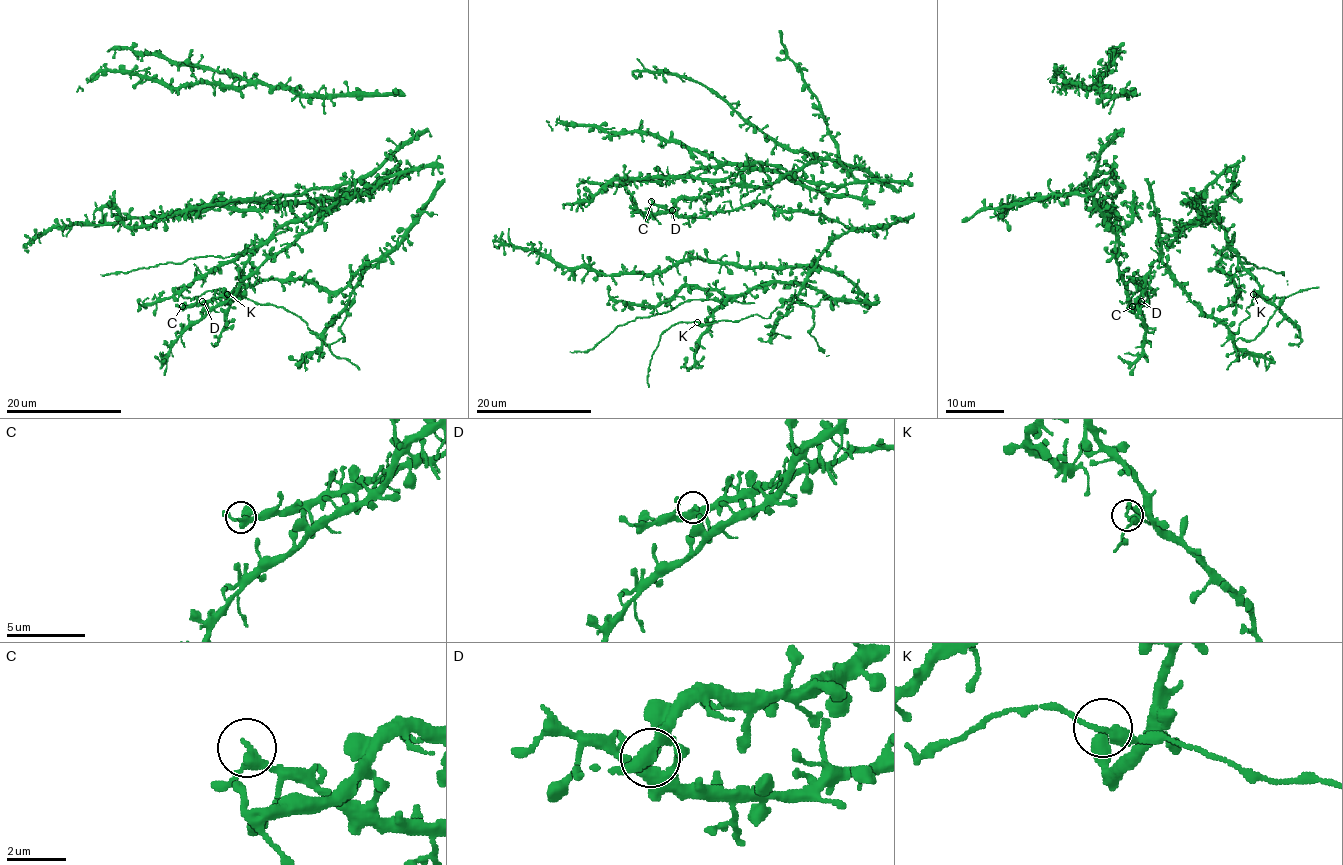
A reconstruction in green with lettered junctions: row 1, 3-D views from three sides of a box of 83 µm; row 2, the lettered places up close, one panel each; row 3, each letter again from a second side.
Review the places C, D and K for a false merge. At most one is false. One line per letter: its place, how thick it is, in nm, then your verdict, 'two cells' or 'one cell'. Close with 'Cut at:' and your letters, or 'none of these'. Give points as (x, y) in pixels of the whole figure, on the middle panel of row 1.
C: place (651, 201); calibre 320 nm; one cell
D: place (672, 210); calibre 340 nm; one cell
K: place (697, 322); calibre 300 nm; one cell
Cut at: none of these

